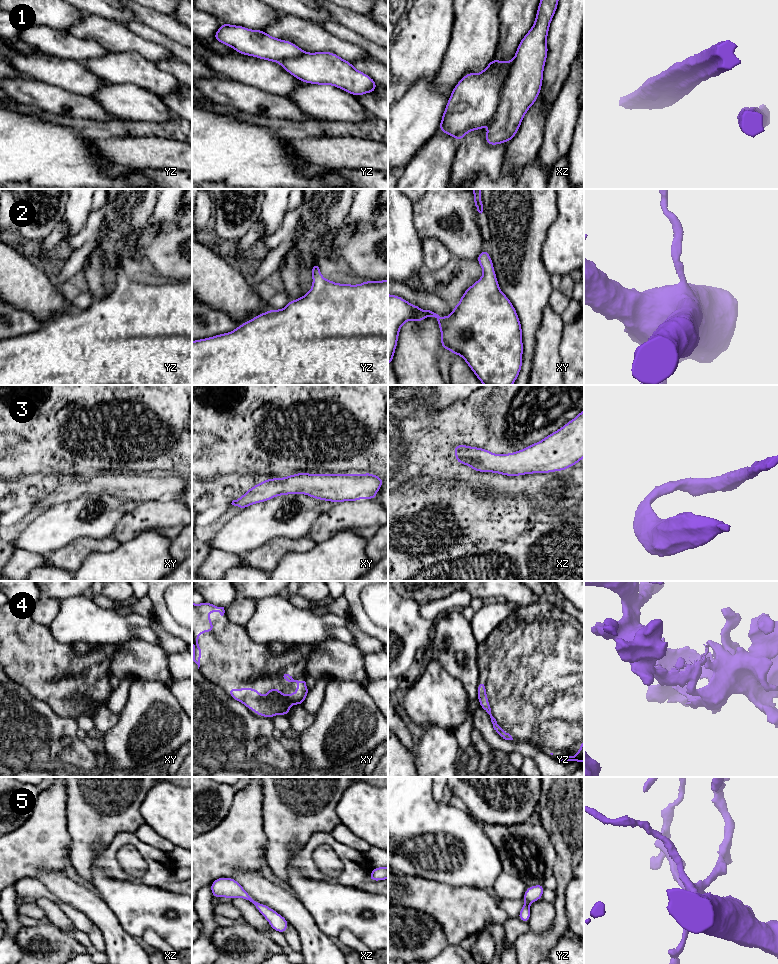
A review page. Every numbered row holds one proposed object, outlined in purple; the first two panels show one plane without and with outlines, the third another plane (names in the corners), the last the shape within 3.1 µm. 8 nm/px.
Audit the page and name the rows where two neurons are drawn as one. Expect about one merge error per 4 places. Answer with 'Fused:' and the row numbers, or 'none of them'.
Fused: 1

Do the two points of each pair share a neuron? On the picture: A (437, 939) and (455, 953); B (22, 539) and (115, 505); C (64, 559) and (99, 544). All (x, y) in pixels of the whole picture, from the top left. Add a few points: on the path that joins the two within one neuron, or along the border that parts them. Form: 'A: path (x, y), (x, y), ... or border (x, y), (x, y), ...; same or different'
A: border (448, 944), (439, 953); different
B: path (45, 533), (59, 525), (90, 525), (92, 523); same
C: path (73, 554), (80, 548), (90, 545); same

